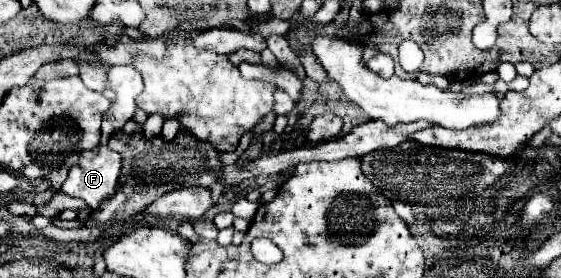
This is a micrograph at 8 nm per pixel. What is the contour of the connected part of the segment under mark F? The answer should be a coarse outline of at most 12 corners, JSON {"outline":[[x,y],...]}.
{"outline":[[83,150],[61,192],[95,210],[115,194],[121,156]]}

